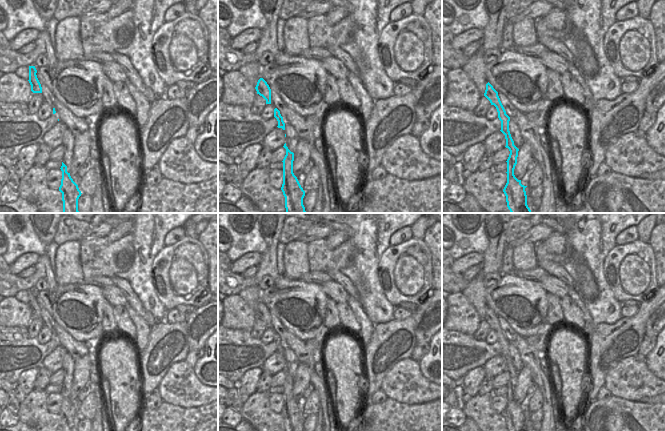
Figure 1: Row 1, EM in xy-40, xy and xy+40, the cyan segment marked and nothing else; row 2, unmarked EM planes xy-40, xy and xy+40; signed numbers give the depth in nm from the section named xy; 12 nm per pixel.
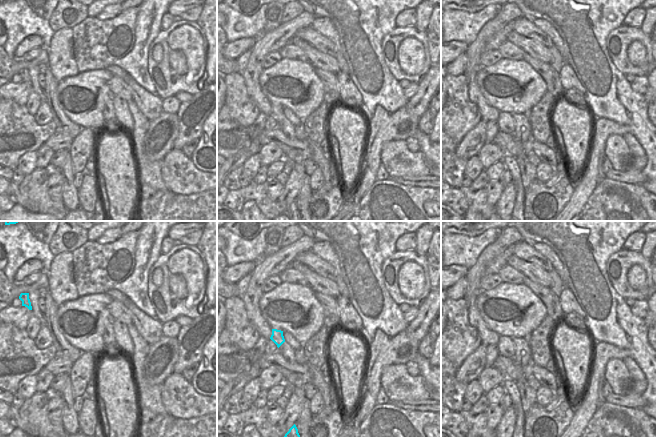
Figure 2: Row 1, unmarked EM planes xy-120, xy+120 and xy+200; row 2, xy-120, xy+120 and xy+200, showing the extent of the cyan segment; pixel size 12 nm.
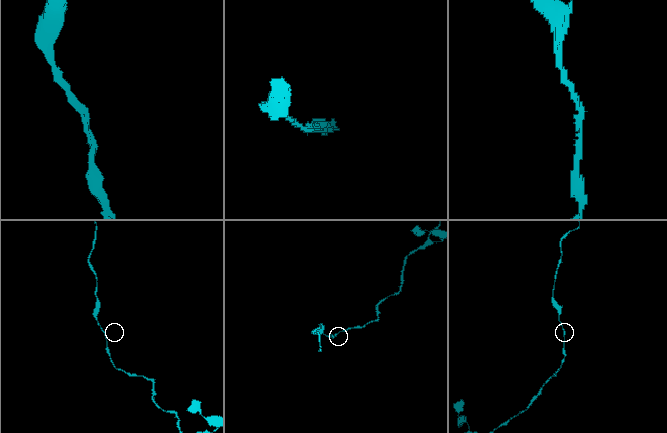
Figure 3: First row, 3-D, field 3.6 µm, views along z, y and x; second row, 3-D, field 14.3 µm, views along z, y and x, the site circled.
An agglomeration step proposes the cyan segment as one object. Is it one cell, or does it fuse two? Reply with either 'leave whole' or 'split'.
leave whole

